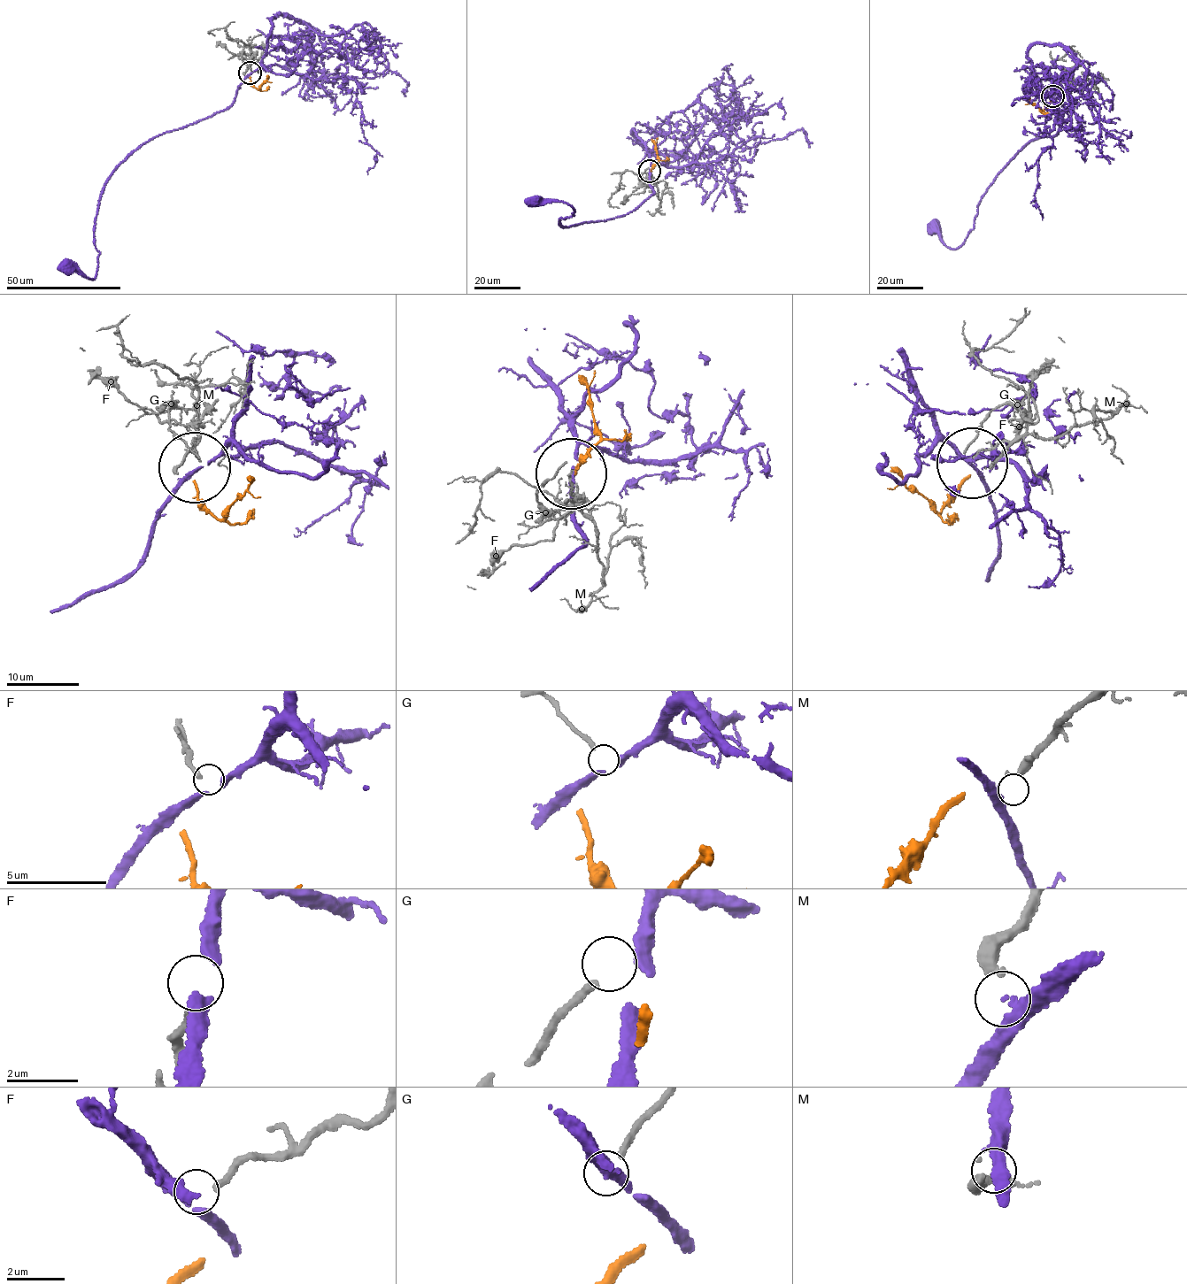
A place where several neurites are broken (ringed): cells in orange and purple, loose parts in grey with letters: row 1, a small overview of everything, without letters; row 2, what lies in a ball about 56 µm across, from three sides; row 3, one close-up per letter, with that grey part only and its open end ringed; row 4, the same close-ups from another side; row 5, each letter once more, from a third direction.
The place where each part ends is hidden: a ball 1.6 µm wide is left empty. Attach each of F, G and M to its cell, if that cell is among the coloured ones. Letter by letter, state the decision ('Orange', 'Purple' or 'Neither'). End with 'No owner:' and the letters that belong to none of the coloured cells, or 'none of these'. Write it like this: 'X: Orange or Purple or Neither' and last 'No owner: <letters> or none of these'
F: Neither
G: Neither
M: Purple
No owner: F, G

